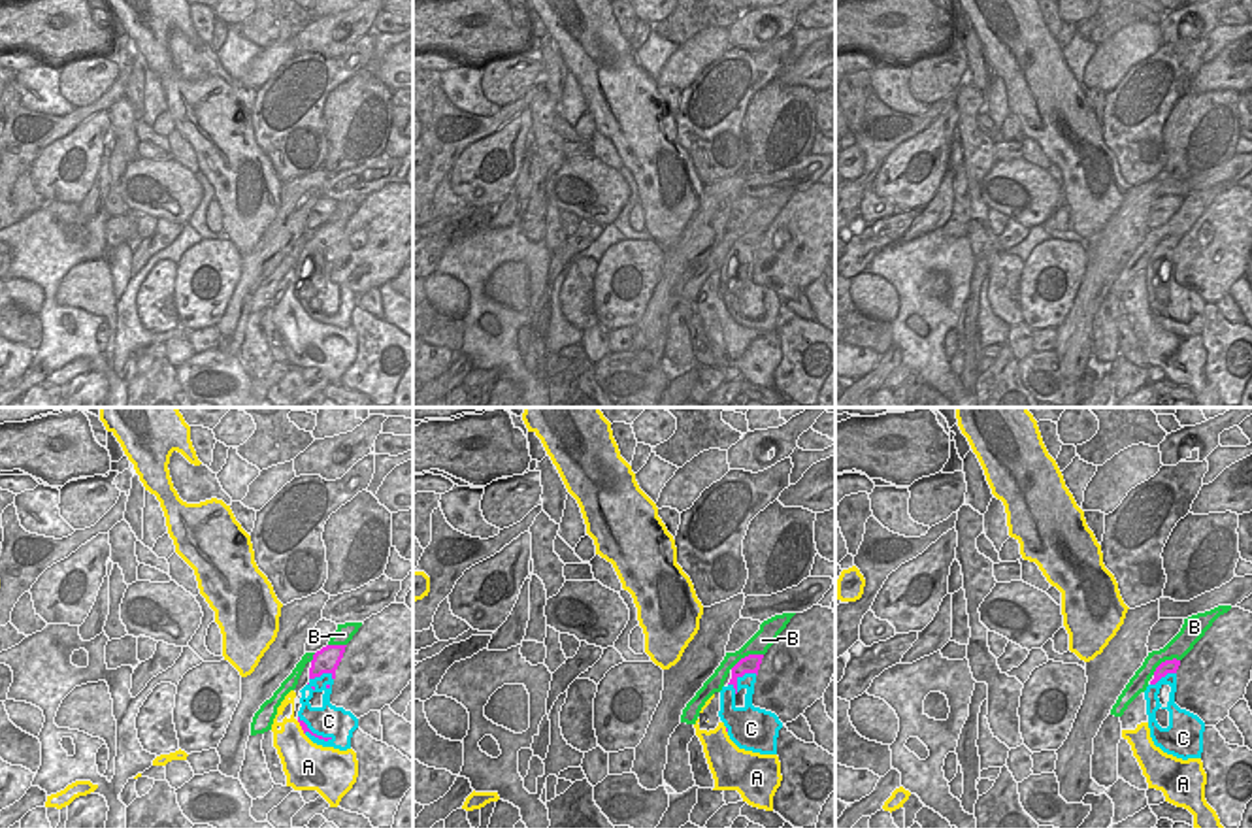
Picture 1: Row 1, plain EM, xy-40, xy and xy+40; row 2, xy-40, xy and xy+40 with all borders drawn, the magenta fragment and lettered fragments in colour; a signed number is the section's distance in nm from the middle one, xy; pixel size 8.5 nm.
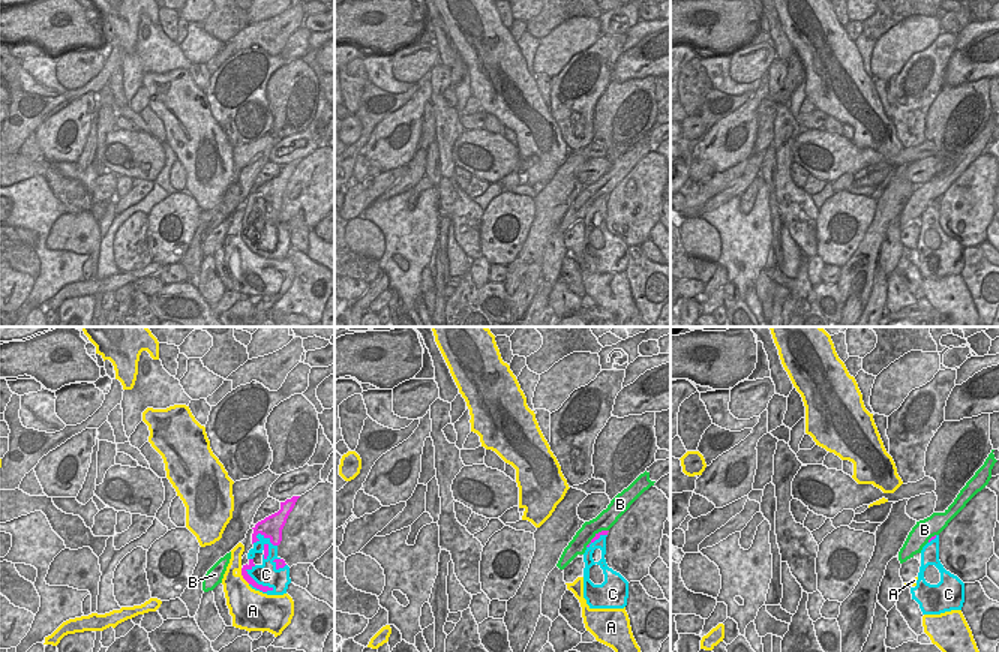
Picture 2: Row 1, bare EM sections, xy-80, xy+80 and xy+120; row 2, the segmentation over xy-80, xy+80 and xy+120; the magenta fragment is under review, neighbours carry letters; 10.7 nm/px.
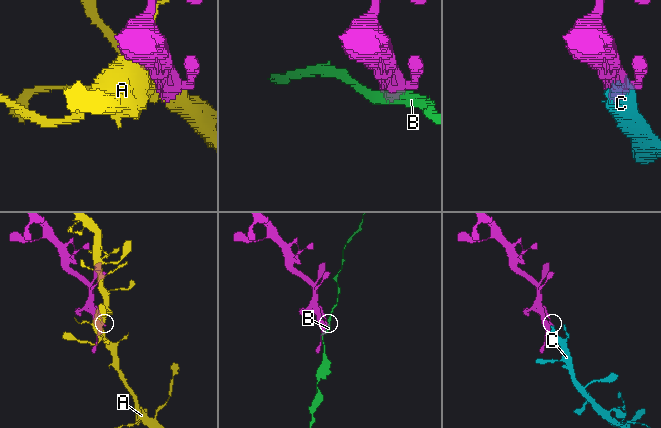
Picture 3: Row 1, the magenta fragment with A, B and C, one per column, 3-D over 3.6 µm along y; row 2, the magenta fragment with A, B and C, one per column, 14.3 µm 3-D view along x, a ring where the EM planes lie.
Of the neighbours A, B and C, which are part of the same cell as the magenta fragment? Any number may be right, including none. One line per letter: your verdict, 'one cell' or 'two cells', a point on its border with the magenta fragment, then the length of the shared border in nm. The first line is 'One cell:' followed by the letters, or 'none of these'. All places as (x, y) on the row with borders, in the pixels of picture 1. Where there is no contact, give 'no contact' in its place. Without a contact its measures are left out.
One cell: C
A: two cells; meets magenta in xy-40 at (302, 728); contact 140 nm long
B: two cells; meets magenta in xy at (745, 657); contact 320 nm long
C: one cell; meets magenta in xy at (741, 676); contact 280 nm long

